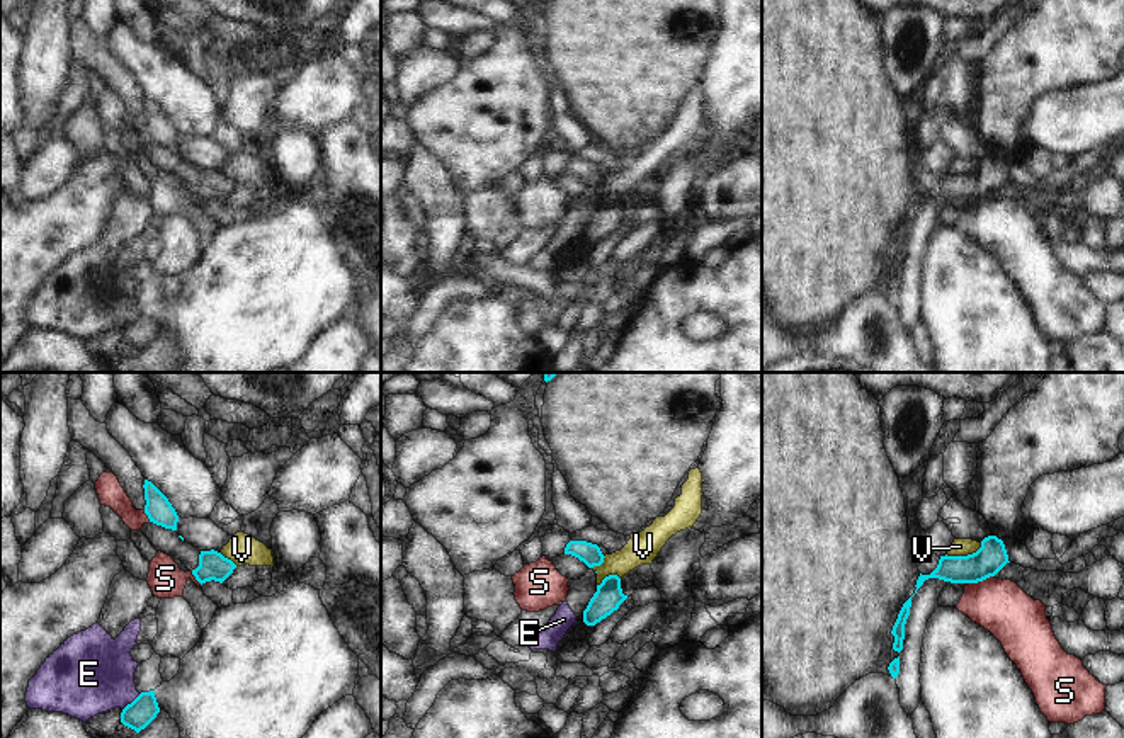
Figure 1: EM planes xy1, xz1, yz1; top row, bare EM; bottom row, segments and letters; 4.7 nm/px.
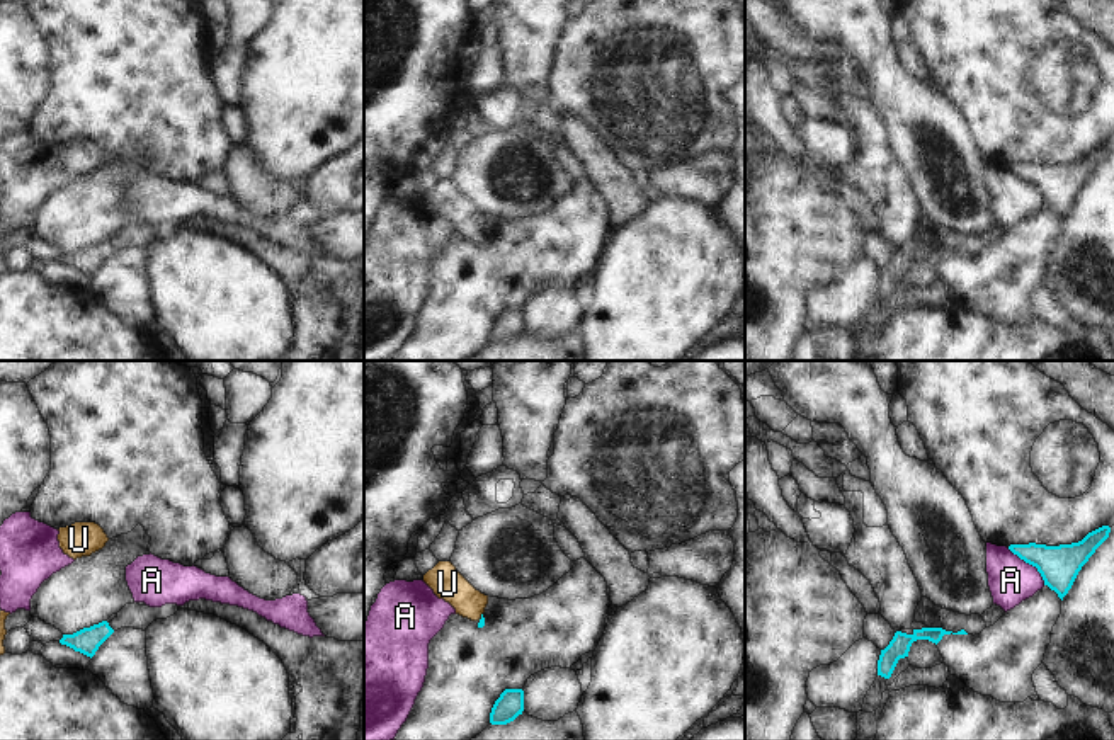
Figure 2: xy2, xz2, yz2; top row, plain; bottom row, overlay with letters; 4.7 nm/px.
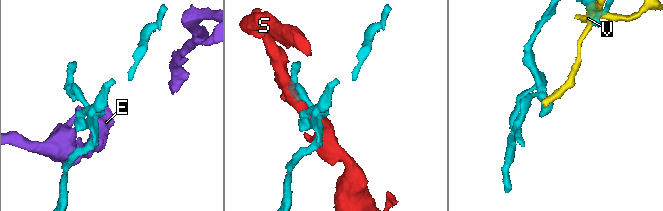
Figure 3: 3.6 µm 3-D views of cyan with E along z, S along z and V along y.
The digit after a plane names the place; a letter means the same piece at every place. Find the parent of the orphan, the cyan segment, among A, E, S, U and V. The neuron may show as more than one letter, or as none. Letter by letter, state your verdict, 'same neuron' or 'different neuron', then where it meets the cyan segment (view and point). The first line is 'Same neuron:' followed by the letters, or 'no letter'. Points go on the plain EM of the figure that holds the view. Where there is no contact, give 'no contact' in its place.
Same neuron: U
A: different neuron | yz2 (1029, 182)
E: different neuron | xy1 (133, 320)
S: different neuron | yz1 (980, 199)
U: same neuron | no contact
V: different neuron | yz1 (965, 175)

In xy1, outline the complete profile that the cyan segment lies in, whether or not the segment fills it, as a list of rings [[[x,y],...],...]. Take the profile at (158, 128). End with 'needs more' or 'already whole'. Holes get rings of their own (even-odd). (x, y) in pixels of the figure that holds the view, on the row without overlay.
[[[145,99],[145,133],[150,141],[177,150],[179,134],[168,117],[148,99]]] | already whole

